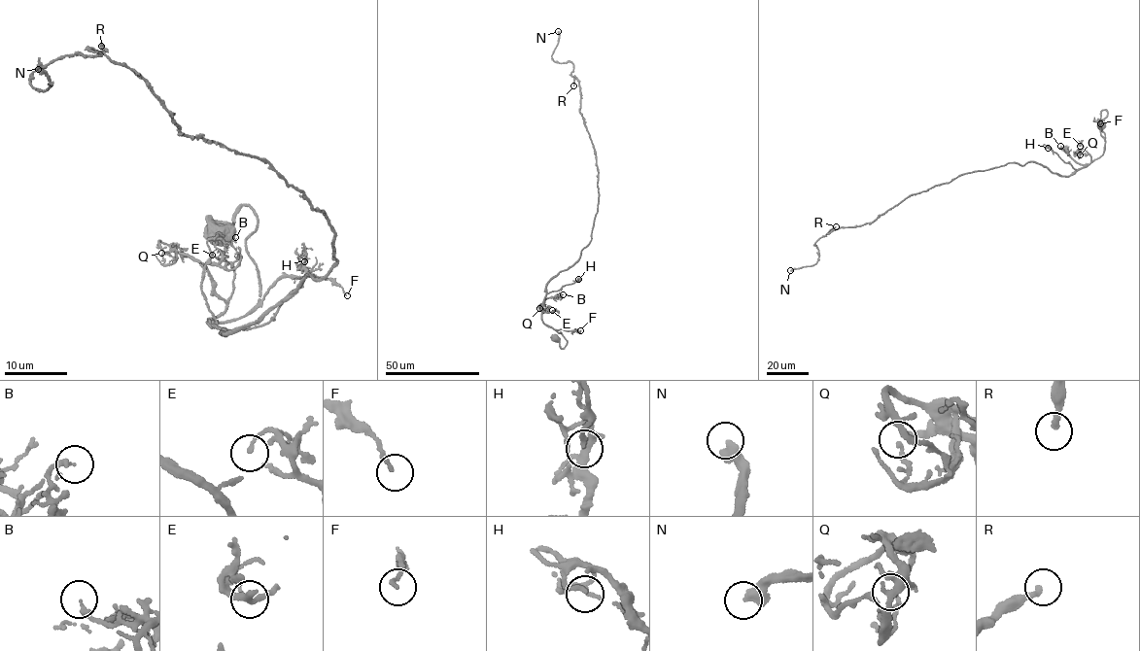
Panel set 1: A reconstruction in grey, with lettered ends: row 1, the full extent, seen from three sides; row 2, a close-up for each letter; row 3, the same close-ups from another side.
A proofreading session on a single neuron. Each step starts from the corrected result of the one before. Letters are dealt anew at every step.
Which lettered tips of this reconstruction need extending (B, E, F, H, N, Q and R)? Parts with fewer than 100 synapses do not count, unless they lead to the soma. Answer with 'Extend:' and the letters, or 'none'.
Extend: N, R

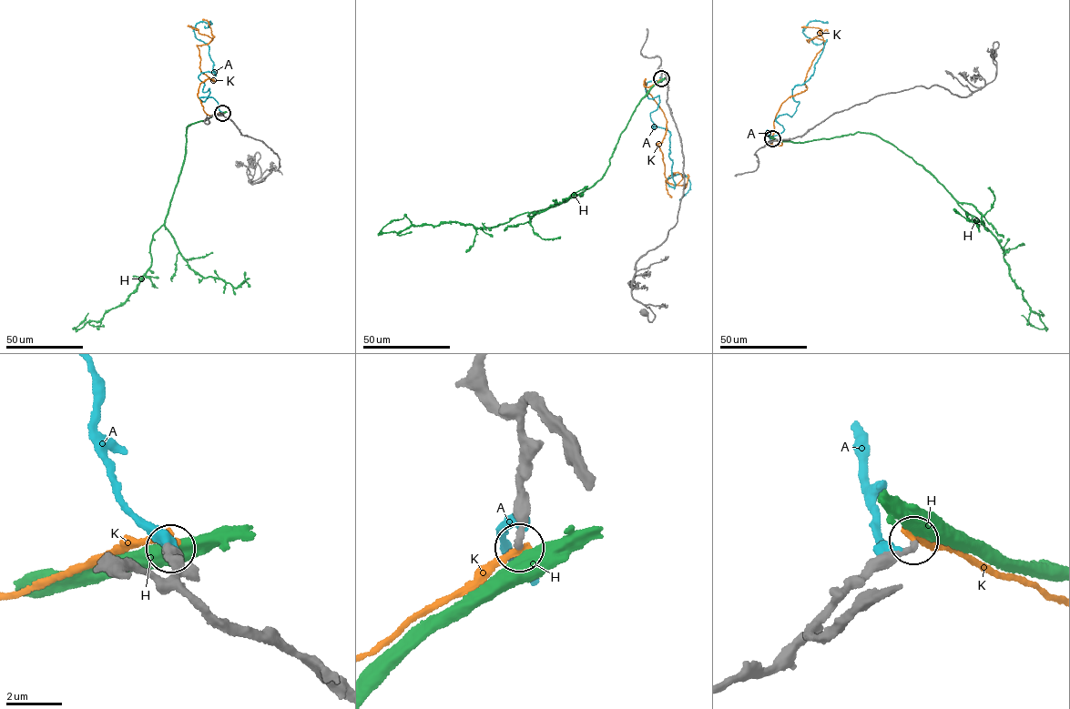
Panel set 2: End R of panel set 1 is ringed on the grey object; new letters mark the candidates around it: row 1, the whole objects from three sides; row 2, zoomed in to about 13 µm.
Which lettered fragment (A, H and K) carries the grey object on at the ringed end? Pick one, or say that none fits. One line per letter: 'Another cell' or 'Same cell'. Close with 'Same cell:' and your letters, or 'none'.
A: Another cell
H: Another cell
K: Another cell
Same cell: none

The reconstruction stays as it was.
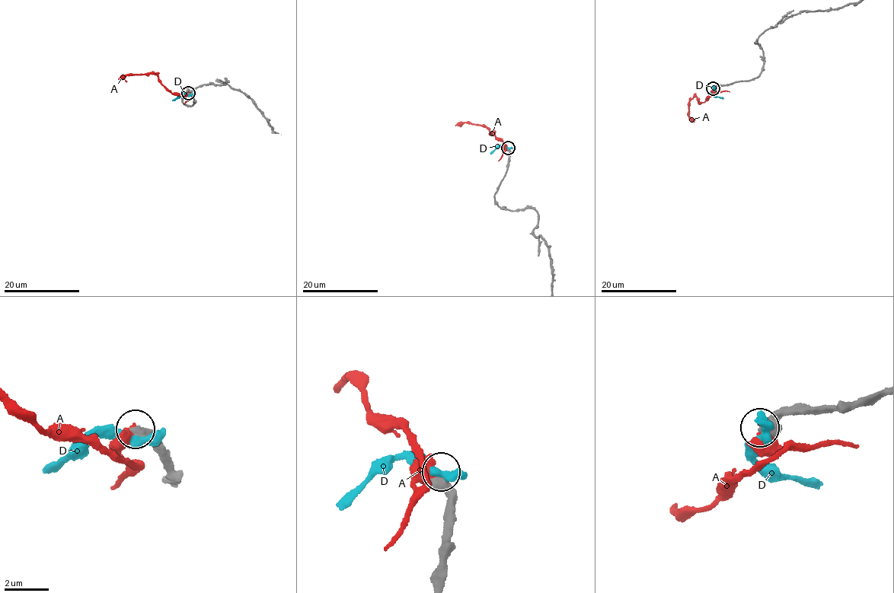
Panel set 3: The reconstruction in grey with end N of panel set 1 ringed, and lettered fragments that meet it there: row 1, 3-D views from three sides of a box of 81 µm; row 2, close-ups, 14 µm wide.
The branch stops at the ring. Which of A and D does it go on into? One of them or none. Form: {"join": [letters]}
{"join": []}

